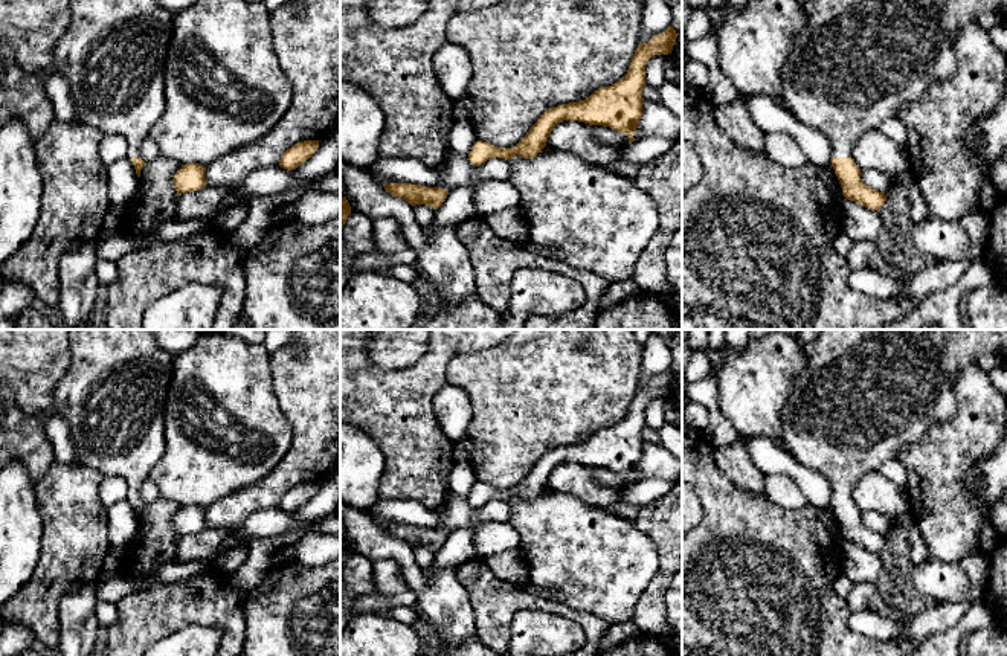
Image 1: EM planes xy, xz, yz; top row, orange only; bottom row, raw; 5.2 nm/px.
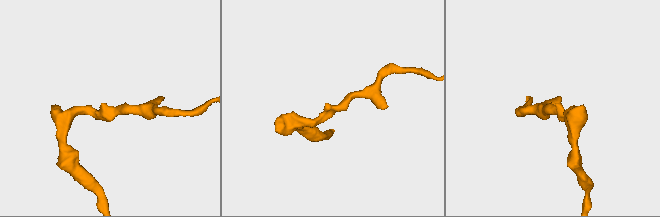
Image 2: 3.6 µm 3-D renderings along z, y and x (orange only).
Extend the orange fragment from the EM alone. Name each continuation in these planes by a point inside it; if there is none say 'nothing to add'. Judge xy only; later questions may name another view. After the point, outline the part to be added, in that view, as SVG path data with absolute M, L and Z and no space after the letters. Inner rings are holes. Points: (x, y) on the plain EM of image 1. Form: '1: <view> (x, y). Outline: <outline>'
1: xy (113, 395). Outline: M67 330L70 366L53 387L55 412L70 429L76 461L104 476L122 476L130 499L139 499L140 485L166 450L163 412L172 377L172 352L156 342L154 330Z

